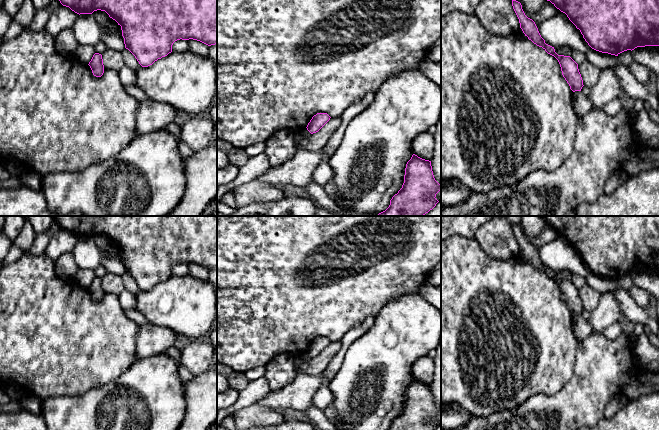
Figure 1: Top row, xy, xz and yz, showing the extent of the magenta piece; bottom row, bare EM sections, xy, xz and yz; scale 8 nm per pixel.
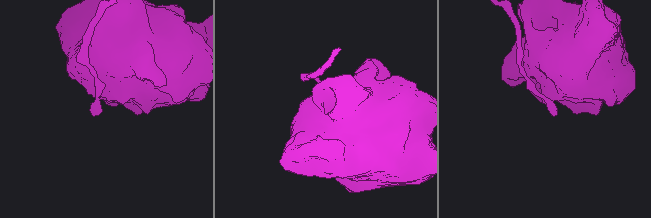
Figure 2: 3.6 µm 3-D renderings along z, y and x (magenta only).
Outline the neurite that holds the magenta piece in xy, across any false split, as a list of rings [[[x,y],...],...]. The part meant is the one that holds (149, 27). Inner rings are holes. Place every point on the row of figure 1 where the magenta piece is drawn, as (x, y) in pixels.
[[[59,0],[63,6],[69,7],[77,14],[92,14],[94,11],[105,11],[110,18],[121,26],[125,48],[128,49],[137,59],[142,67],[152,65],[158,59],[167,56],[172,52],[172,45],[177,40],[197,40],[208,46],[217,44],[217,0]]]

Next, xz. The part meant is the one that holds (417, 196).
[[[413,154],[407,162],[402,188],[390,200],[389,207],[377,216],[424,216],[439,202],[435,197],[441,185],[435,180],[431,161]]]

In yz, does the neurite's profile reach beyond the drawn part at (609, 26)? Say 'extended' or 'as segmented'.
as segmented

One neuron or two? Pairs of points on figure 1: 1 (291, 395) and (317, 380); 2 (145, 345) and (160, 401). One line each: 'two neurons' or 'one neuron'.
1: one neuron
2: two neurons

